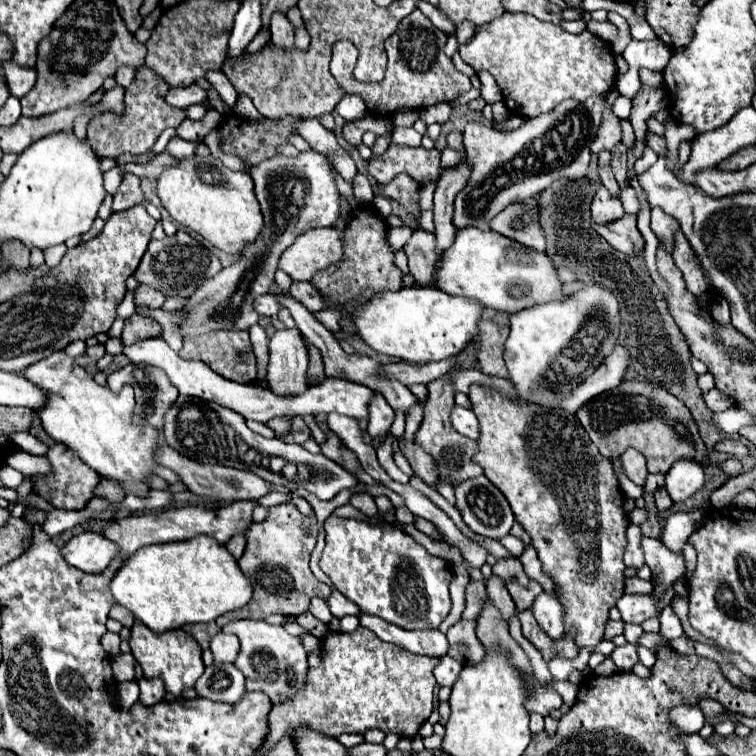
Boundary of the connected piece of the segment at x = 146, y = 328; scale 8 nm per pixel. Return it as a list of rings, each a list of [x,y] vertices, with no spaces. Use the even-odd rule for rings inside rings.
[[[132,315],[124,325],[122,341],[124,341],[124,345],[134,345],[134,343],[144,341],[148,337],[158,337],[160,333],[162,333],[162,325],[156,319]]]

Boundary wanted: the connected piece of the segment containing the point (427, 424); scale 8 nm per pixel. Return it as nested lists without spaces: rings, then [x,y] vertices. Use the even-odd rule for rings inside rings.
[[[444,377],[442,379],[436,379],[436,381],[430,381],[428,383],[428,401],[424,403],[424,421],[420,425],[420,429],[416,431],[416,443],[432,455],[432,459],[436,461],[436,467],[438,467],[438,481],[436,483],[452,483],[452,487],[468,481],[468,479],[474,479],[474,477],[480,477],[482,475],[482,467],[476,465],[472,461],[474,453],[478,453],[478,445],[476,441],[460,435],[456,429],[452,429],[452,423],[450,423],[450,413],[454,409],[454,393],[452,393],[452,385],[444,385]]]

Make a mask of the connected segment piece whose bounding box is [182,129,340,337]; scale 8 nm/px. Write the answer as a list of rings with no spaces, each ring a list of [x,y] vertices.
[[[216,129],[204,139],[204,143],[208,145],[210,153],[216,159],[226,163],[228,169],[232,169],[232,171],[250,171],[250,175],[254,179],[254,185],[256,185],[254,187],[256,197],[258,197],[258,201],[262,205],[264,229],[260,231],[256,241],[252,241],[250,245],[244,247],[244,251],[240,253],[240,259],[236,263],[222,269],[216,277],[212,277],[212,281],[204,281],[204,285],[200,285],[200,289],[196,289],[196,293],[184,305],[184,309],[190,313],[190,317],[184,321],[184,329],[182,329],[184,337],[194,337],[194,335],[206,333],[208,329],[248,329],[250,325],[256,325],[260,321],[260,315],[254,311],[252,301],[254,301],[256,295],[268,293],[268,287],[272,285],[274,273],[278,269],[278,259],[284,253],[284,249],[288,249],[292,245],[292,241],[300,233],[306,233],[308,229],[314,229],[314,227],[330,227],[340,215],[340,193],[336,189],[332,169],[330,169],[330,165],[326,163],[326,159],[320,153],[306,151],[306,153],[300,153],[298,157],[278,155],[278,157],[272,157],[268,161],[262,161],[256,169],[248,169],[244,165],[244,161],[236,161],[236,157],[224,157],[224,153],[220,153],[220,149],[216,149]]]

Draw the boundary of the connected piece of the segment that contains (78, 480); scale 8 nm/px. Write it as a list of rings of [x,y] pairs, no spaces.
[[[60,443],[50,445],[46,457],[52,465],[52,471],[48,475],[36,475],[36,479],[34,479],[36,493],[40,497],[44,497],[52,507],[84,509],[86,503],[94,497],[96,487],[100,485],[100,475],[94,469],[88,469],[88,465],[84,465],[72,451],[64,449],[64,445],[60,445]]]

